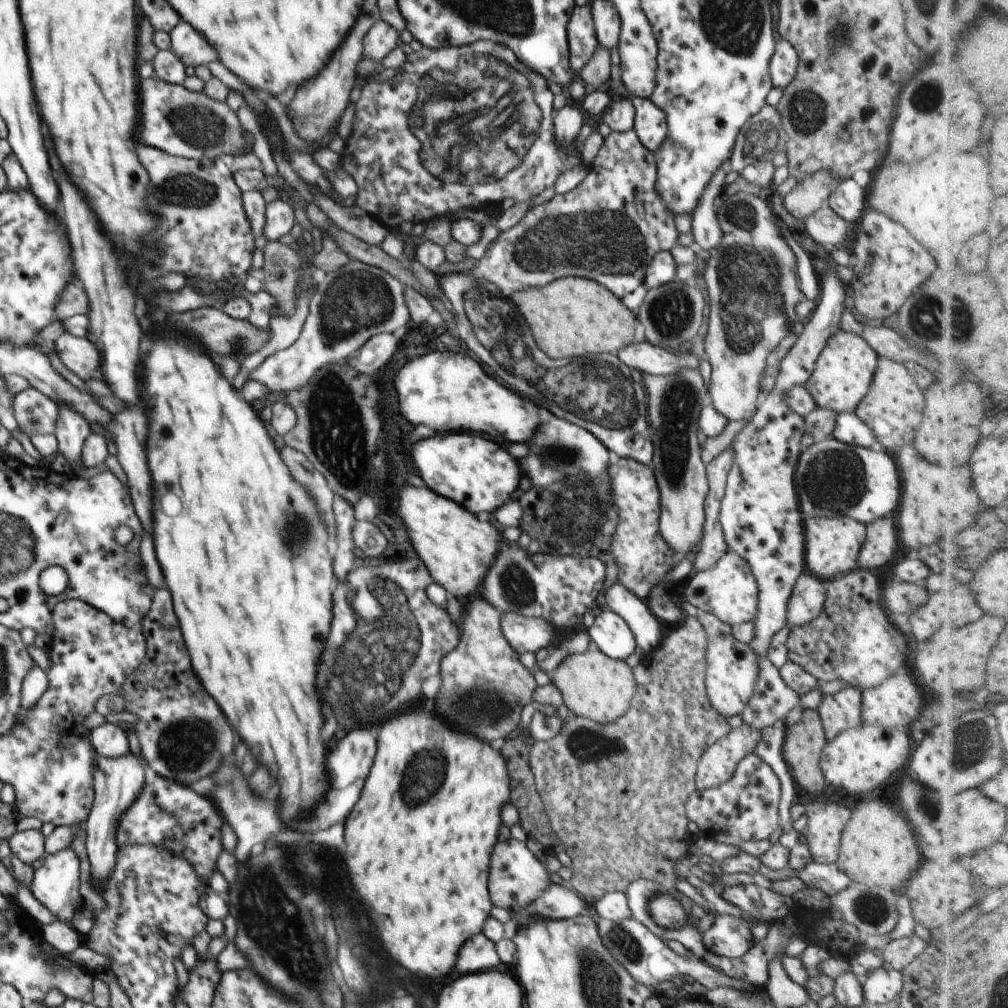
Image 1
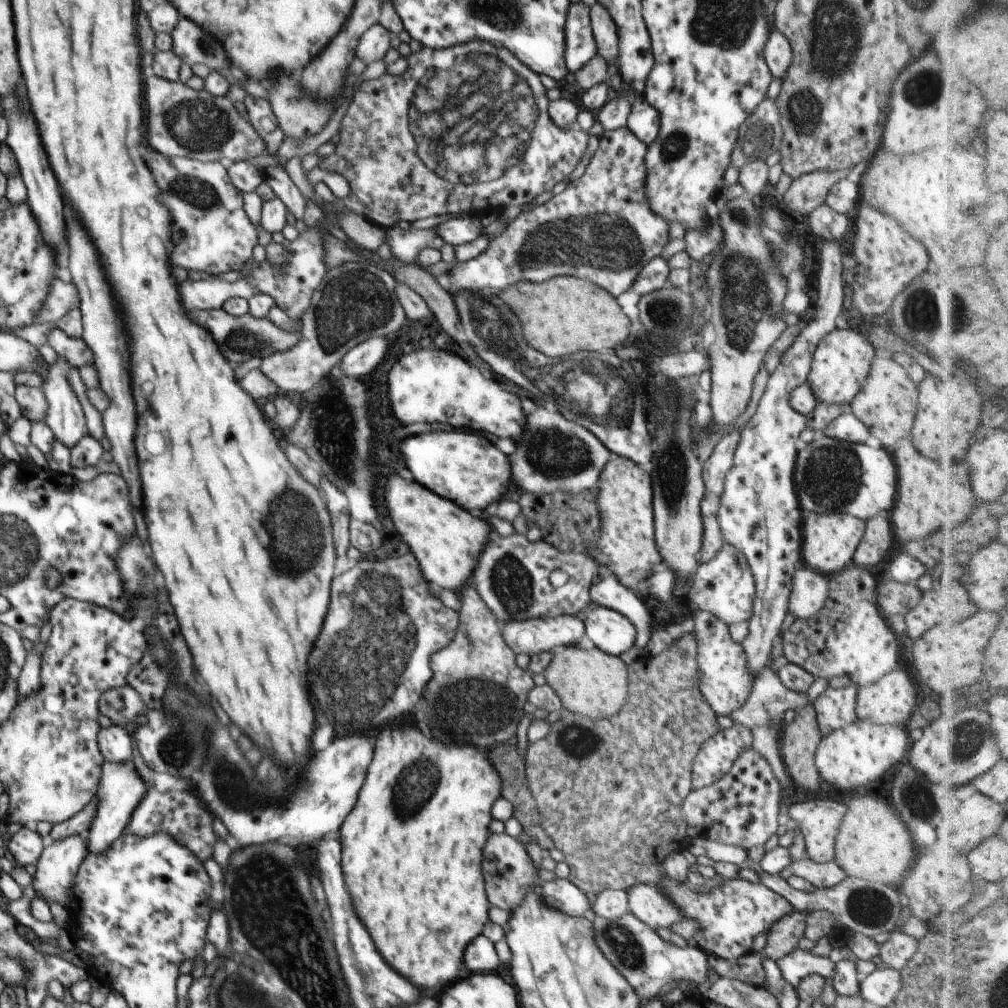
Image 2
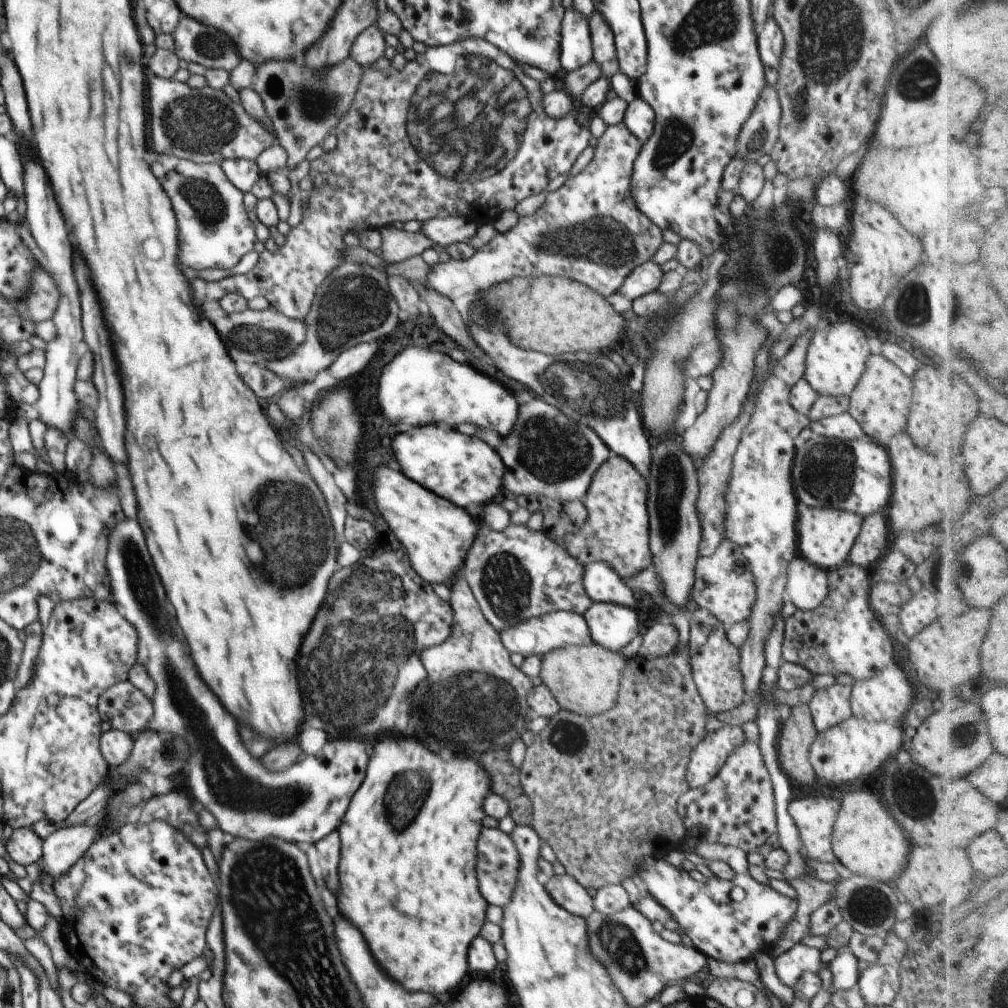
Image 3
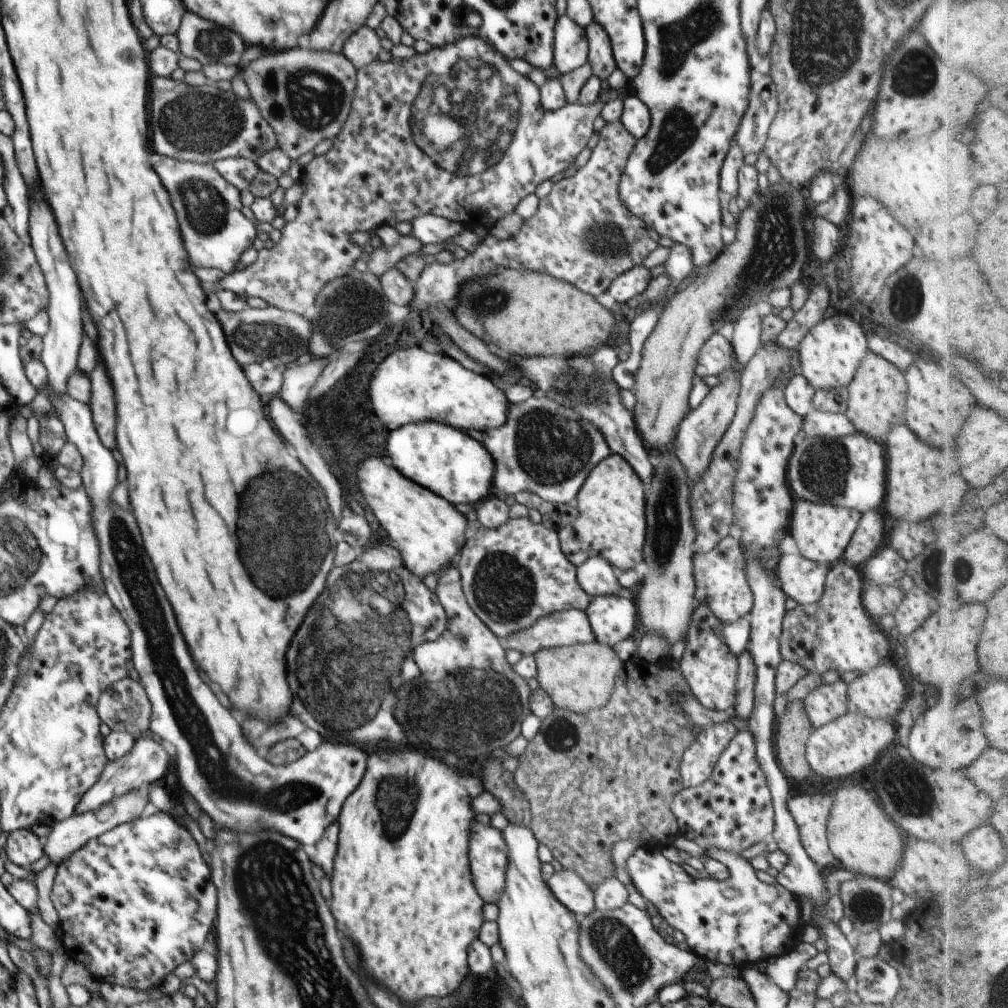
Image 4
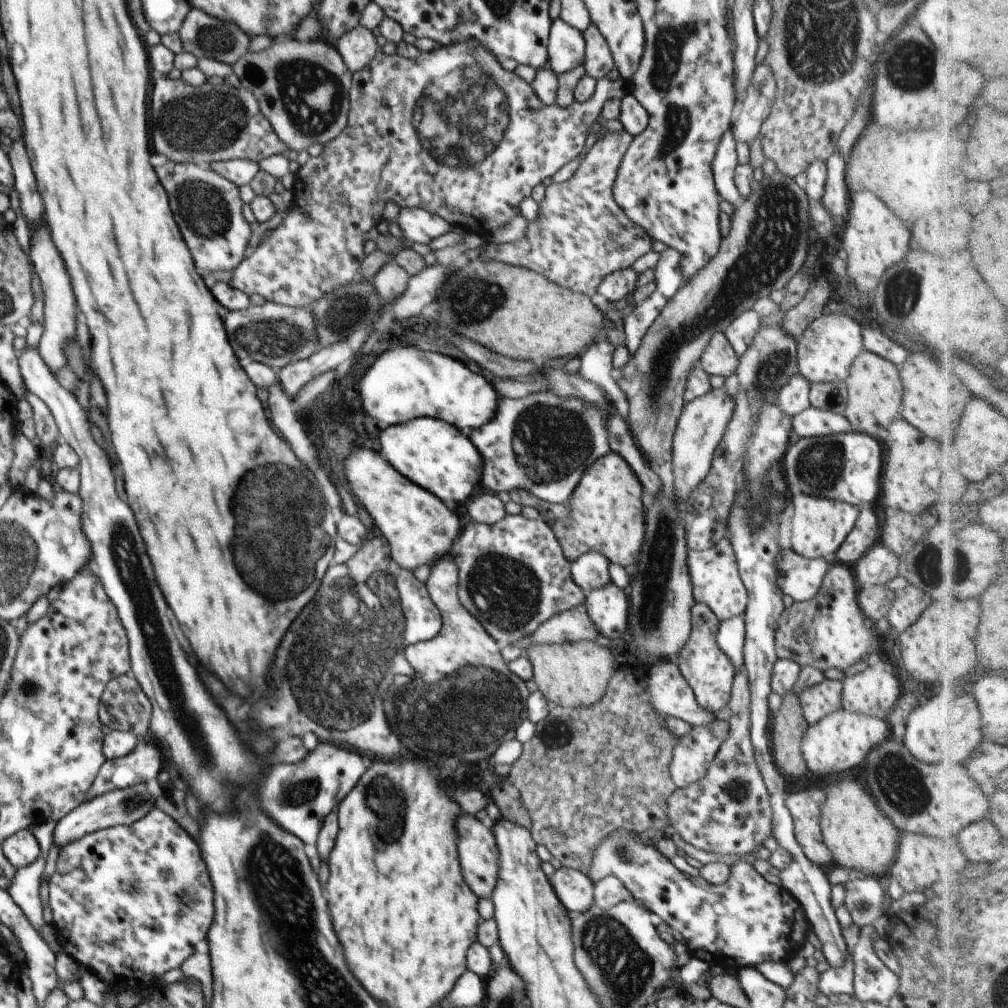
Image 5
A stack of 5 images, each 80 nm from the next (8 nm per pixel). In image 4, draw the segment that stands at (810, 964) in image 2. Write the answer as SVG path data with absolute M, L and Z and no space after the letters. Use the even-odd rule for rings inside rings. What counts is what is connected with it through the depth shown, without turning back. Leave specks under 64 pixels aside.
M798 940L788 952L766 960L768 967L765 974L773 984L789 993L797 983L798 975L805 968L806 962L818 953L810 943Z

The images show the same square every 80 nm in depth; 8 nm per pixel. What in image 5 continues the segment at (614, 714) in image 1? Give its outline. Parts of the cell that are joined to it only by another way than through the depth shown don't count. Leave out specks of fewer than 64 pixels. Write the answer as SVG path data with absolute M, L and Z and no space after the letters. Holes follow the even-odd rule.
M593 641L529 646L523 654L533 666L533 679L552 705L568 708L589 707L602 700L612 675L618 670L608 646Z

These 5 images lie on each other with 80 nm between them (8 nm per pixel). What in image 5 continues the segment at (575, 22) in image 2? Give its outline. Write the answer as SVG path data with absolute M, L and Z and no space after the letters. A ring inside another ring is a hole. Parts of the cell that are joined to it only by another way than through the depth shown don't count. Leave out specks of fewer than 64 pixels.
M557 19L552 22L547 54L551 70L557 76L583 65L585 49L582 33L574 30L564 20Z

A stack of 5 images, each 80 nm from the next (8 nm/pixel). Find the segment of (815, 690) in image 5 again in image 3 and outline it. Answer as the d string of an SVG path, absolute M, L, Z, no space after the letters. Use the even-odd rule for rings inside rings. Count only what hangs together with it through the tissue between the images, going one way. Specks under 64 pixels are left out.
M835 683L829 688L820 688L815 692L807 705L817 732L825 732L853 716L851 691L852 687Z

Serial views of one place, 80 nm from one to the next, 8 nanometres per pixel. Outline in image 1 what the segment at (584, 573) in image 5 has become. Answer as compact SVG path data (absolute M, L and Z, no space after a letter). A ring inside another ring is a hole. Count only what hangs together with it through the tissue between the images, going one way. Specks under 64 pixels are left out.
M620 583L604 588L600 601L606 608L619 614L633 632L637 646L645 653L658 648L663 642L664 629L646 601L639 599Z

